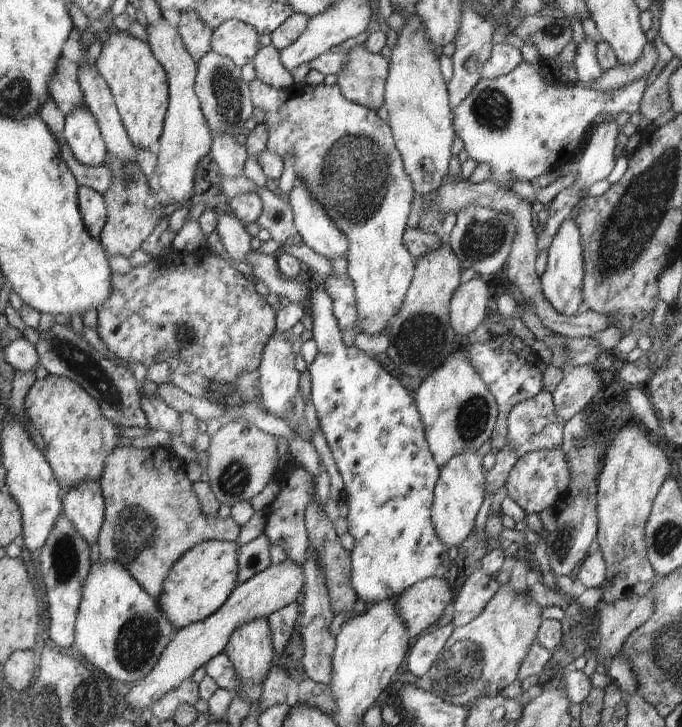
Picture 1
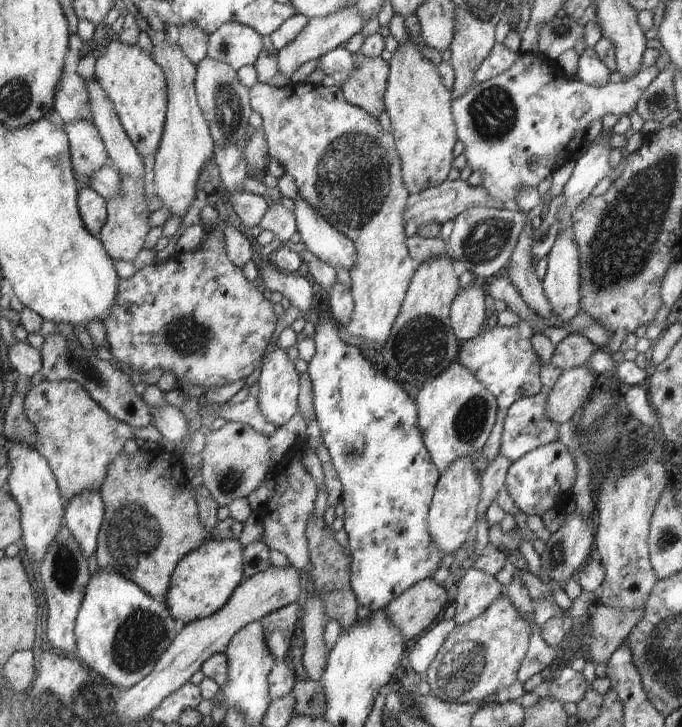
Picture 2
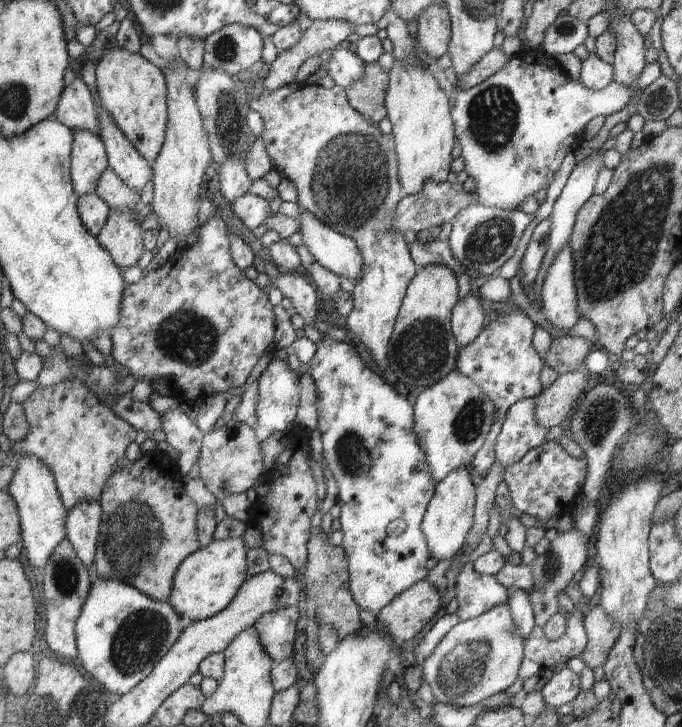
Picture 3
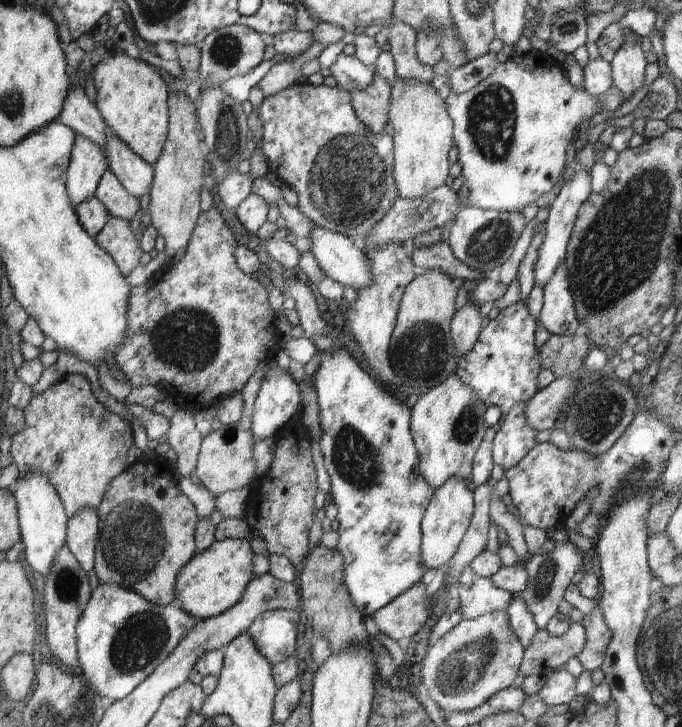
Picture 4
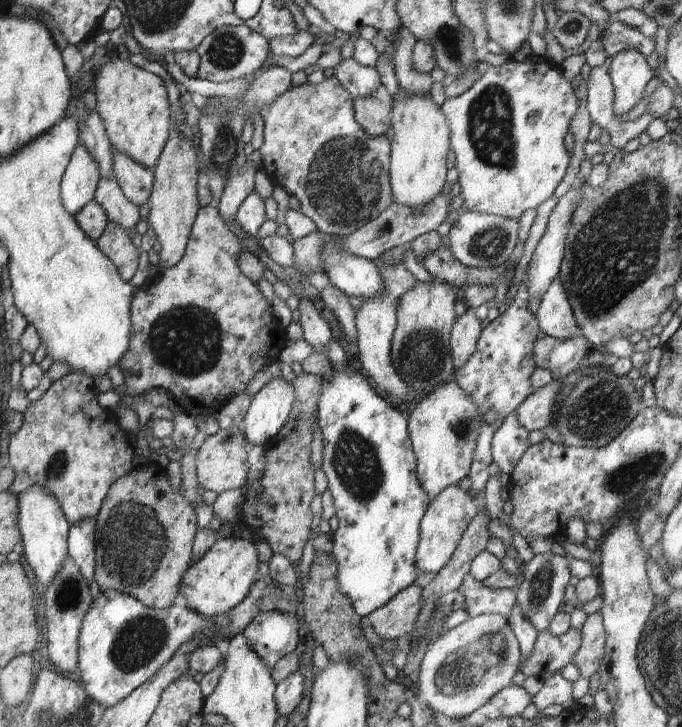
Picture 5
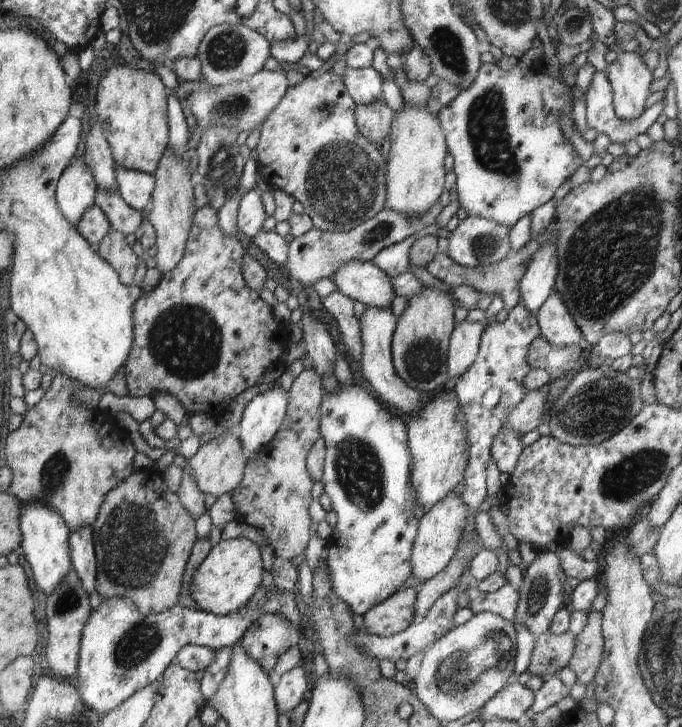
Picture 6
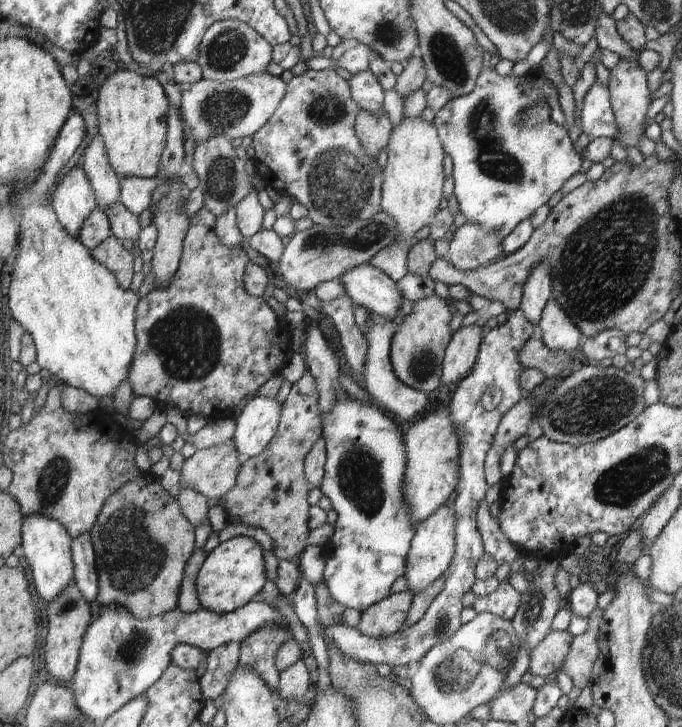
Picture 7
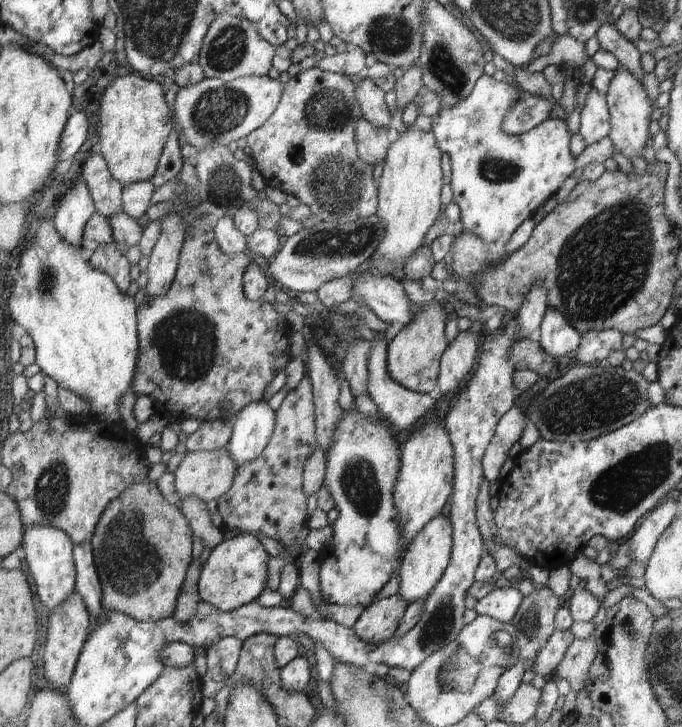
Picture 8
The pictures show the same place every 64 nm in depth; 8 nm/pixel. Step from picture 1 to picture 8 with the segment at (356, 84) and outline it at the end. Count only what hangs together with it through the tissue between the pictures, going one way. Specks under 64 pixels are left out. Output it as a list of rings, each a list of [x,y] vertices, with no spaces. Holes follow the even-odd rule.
[[[362,116],[356,120],[355,140],[358,156],[370,166],[386,158],[391,144],[384,128],[372,126],[372,122]]]

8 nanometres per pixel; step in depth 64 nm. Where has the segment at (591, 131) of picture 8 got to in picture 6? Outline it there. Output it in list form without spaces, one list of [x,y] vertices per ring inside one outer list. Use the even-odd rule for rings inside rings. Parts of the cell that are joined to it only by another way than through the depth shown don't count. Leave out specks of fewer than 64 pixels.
[[[602,71],[593,75],[586,91],[586,120],[589,128],[598,134],[606,134],[610,142],[627,144],[636,136],[644,134],[660,114],[663,114],[665,100],[657,101],[634,120],[626,121],[616,116],[613,107],[613,90],[608,76]]]

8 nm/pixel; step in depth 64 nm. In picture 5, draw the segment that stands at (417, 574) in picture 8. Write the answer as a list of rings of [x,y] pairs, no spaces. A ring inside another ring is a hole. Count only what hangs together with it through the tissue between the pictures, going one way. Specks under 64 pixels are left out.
[[[458,484],[446,486],[434,500],[430,501],[420,523],[420,540],[416,549],[416,568],[420,573],[437,574],[448,564],[464,531],[476,514],[478,508],[474,498]]]

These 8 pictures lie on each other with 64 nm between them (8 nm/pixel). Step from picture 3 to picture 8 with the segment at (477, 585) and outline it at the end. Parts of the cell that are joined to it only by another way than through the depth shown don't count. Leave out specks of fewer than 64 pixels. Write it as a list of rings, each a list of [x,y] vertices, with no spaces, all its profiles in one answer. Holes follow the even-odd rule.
[[[505,581],[498,584],[490,594],[478,600],[474,608],[478,615],[492,616],[502,623],[511,622],[522,604],[523,595],[515,587],[506,585]]]

